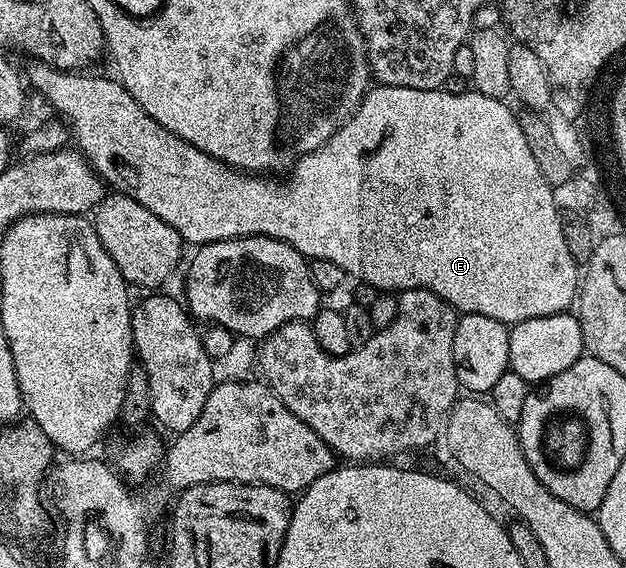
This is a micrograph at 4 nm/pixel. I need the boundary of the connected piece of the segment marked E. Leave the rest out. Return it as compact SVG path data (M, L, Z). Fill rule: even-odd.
M33 61L32 67L26 70L26 82L32 86L53 106L55 113L70 124L70 138L75 149L84 155L92 165L98 177L113 191L128 194L136 198L138 204L150 208L154 216L166 220L170 228L180 233L185 243L198 247L208 242L245 238L251 234L265 234L268 238L280 238L290 244L299 254L311 260L330 260L344 270L345 275L355 277L355 281L372 284L380 292L403 292L405 290L429 290L442 300L452 305L453 310L460 314L477 314L490 316L505 324L515 324L522 320L534 320L538 316L554 316L563 314L568 306L577 301L578 279L573 275L574 261L571 260L570 248L566 248L566 239L562 237L562 217L557 205L554 187L542 176L542 168L538 168L538 160L534 160L534 152L530 152L530 144L526 136L522 136L520 119L507 105L507 101L491 98L485 94L467 92L450 95L444 89L419 90L418 88L398 88L397 86L373 85L360 101L360 107L334 132L328 142L316 150L302 156L287 171L288 182L279 182L276 176L261 176L256 172L245 172L234 166L227 166L210 157L206 152L194 148L186 140L174 136L158 120L154 120L126 92L126 88L115 77L91 78L88 72L69 72L58 70L55 66L47 66L44 62Z

